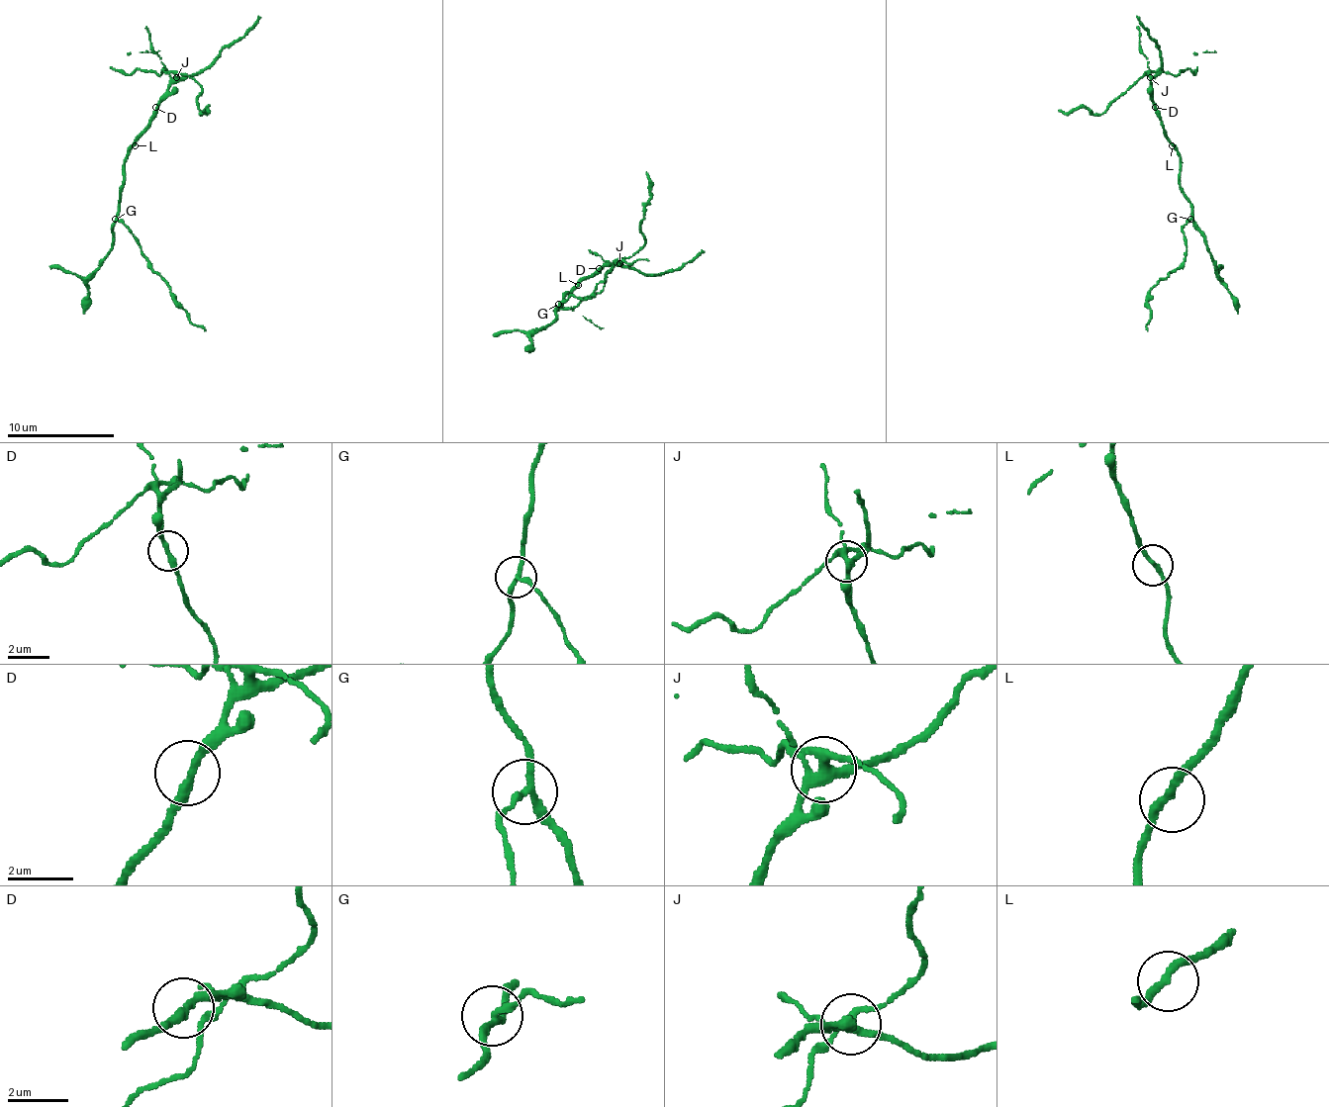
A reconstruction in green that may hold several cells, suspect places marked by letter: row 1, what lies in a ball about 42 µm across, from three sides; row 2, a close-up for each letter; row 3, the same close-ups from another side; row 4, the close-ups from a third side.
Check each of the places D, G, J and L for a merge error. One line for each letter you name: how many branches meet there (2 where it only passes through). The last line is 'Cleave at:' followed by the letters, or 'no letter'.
G: branches 3
J: branches 5
Cleave at: G, J

